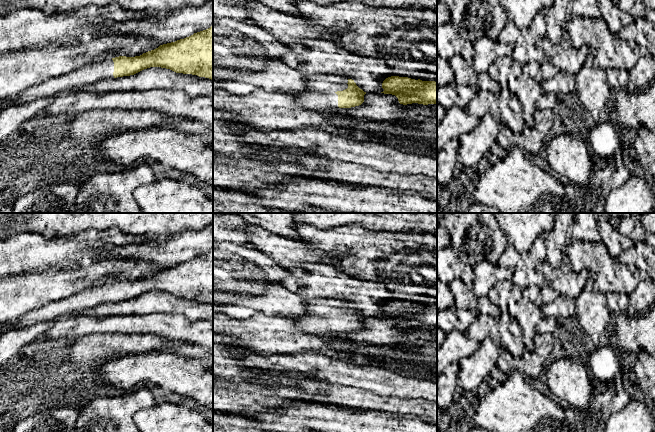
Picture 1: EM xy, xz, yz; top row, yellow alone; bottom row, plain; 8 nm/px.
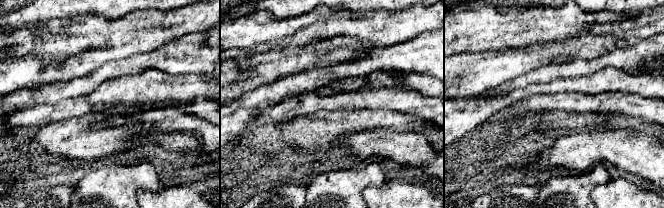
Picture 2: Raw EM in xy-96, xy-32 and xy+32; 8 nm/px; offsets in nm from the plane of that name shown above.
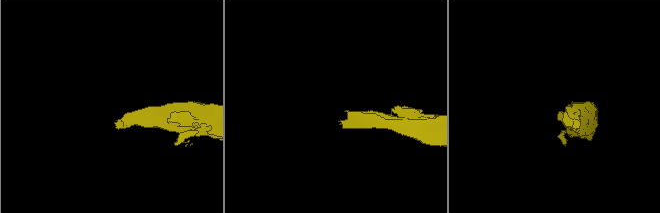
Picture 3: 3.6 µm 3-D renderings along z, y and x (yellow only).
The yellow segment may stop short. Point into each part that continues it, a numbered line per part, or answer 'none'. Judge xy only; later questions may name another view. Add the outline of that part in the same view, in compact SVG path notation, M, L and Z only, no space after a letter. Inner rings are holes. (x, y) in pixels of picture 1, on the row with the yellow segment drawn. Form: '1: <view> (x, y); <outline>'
1: xy (90, 73); M112 59L93 62L26 89L15 96L15 103L18 105L29 104L34 100L56 96L62 91L89 85L104 78L114 78L113 72L114 62Z

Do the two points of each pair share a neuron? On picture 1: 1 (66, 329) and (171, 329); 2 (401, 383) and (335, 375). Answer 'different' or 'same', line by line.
1: same
2: same

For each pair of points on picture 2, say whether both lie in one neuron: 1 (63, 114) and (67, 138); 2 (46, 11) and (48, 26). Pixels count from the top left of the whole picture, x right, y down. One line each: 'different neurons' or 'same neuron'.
1: different neurons
2: different neurons

